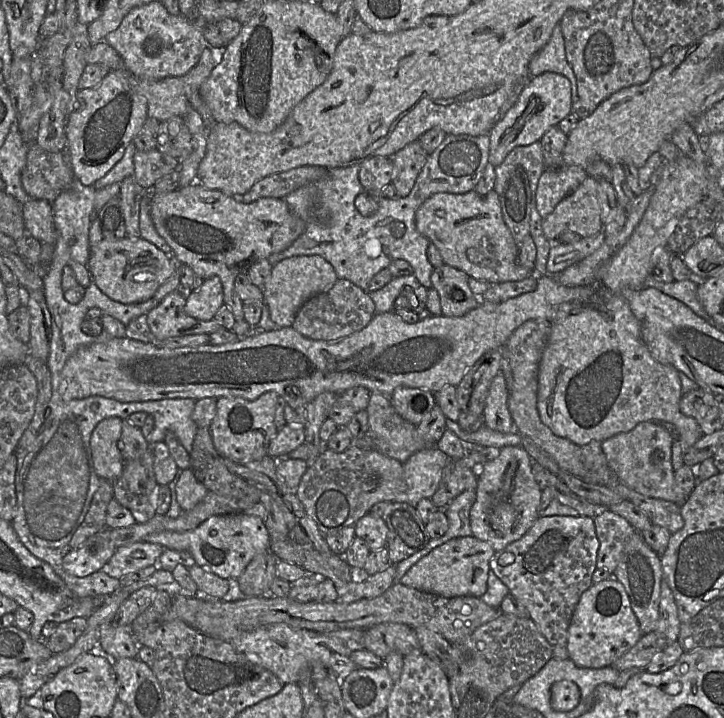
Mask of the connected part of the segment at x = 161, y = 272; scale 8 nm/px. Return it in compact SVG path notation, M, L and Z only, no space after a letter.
M124 237L119 240L103 238L90 247L87 263L92 280L111 299L129 304L145 302L152 297L175 270L174 261L153 243L143 239Z

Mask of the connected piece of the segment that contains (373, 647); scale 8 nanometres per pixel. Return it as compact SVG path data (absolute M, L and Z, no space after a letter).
M381 623L365 630L363 648L384 659L391 652L405 656L419 650L419 642L412 627L403 623Z

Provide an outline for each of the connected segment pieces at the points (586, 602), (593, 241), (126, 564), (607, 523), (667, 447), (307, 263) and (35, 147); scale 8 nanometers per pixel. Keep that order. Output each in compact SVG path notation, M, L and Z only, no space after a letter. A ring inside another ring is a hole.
M616 578L593 584L580 597L569 628L566 648L578 667L601 669L611 666L633 648L643 636L629 596Z
M604 230L591 237L581 237L571 244L554 243L549 252L546 271L555 275L591 255L605 241Z
M151 542L120 546L101 570L120 580L129 573L154 565L163 551L163 546Z
M599 509L598 514L593 519L596 535L599 540L596 567L608 571L613 577L627 542L637 531L625 518L608 509Z
M645 421L628 432L618 433L603 441L602 451L608 466L625 486L644 496L681 506L688 497L675 486L675 471L671 461L674 440L674 433L666 425Z
M303 255L286 258L272 266L270 276L262 288L263 304L268 307L270 318L276 325L280 328L289 327L307 300L329 290L337 280L335 269L322 256Z
M36 142L32 143L27 151L26 165L21 173L21 183L25 192L33 199L47 200L53 203L57 197L69 189L74 179L69 152L63 157L61 152L47 152Z

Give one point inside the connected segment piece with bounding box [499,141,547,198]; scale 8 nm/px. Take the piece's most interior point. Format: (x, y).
(530, 157)

